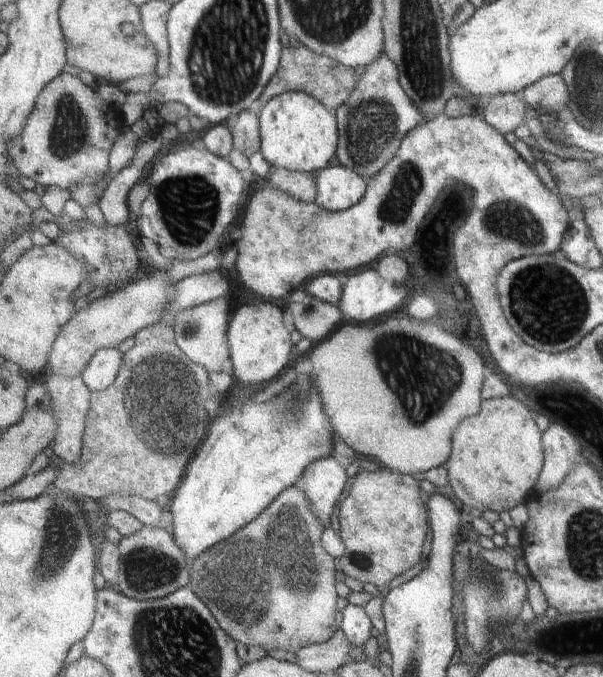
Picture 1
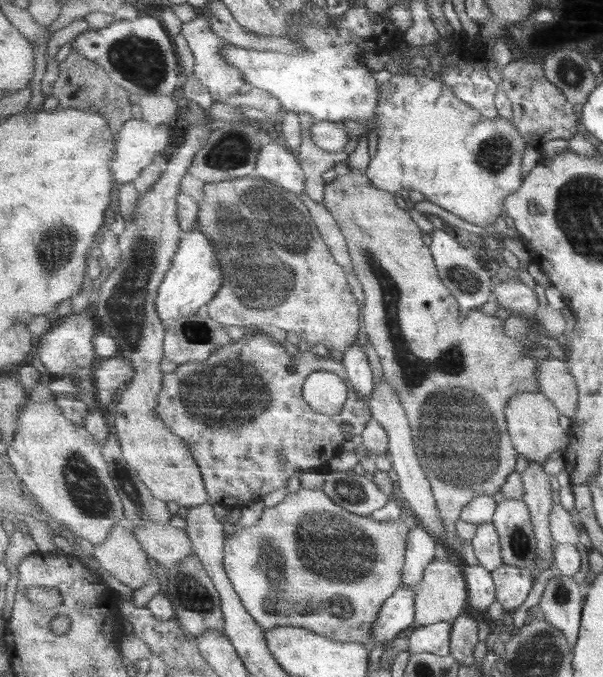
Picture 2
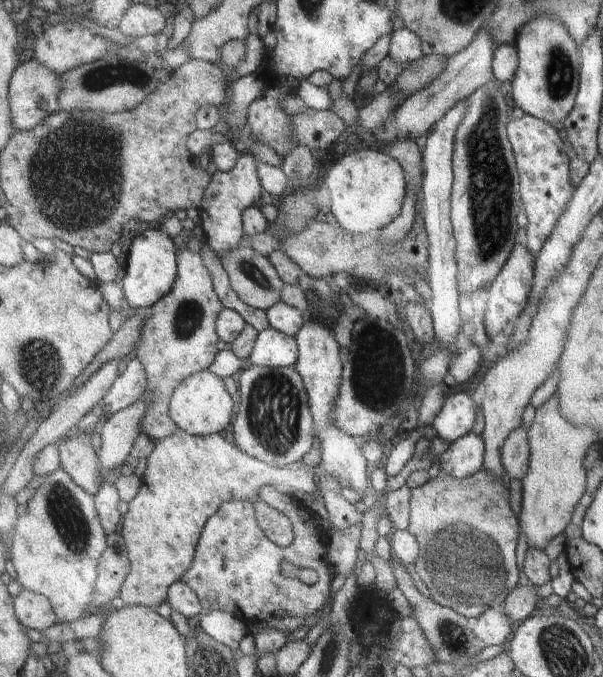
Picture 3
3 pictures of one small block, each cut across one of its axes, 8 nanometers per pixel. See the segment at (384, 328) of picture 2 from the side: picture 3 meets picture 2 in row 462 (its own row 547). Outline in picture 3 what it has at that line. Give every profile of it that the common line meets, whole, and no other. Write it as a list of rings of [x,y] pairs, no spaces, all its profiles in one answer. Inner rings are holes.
[[[484,469],[468,478],[452,478],[441,470],[435,480],[429,479],[412,490],[410,522],[408,531],[417,538],[420,546],[416,572],[438,604],[472,621],[491,608],[502,610],[509,594],[518,588],[521,580],[517,540],[522,526],[510,503],[510,488],[503,486],[501,478]]]

